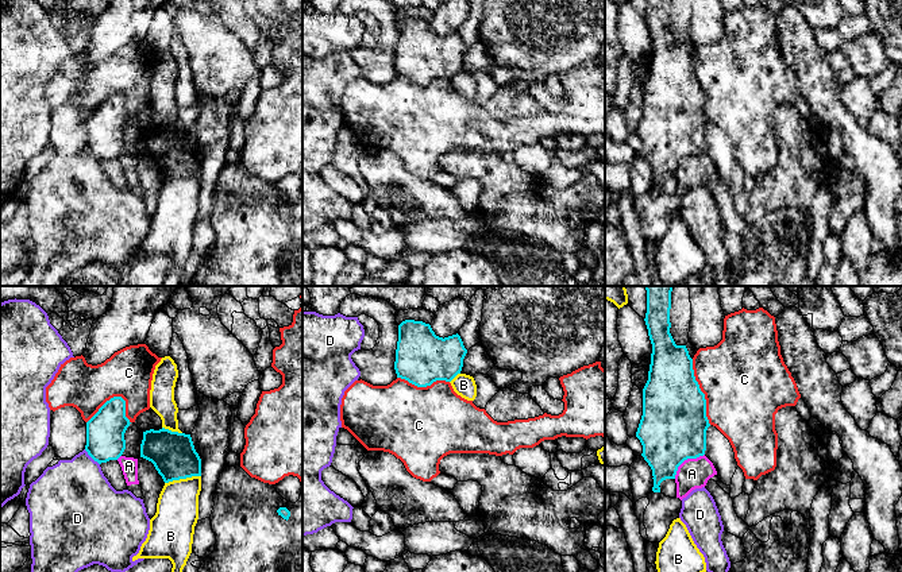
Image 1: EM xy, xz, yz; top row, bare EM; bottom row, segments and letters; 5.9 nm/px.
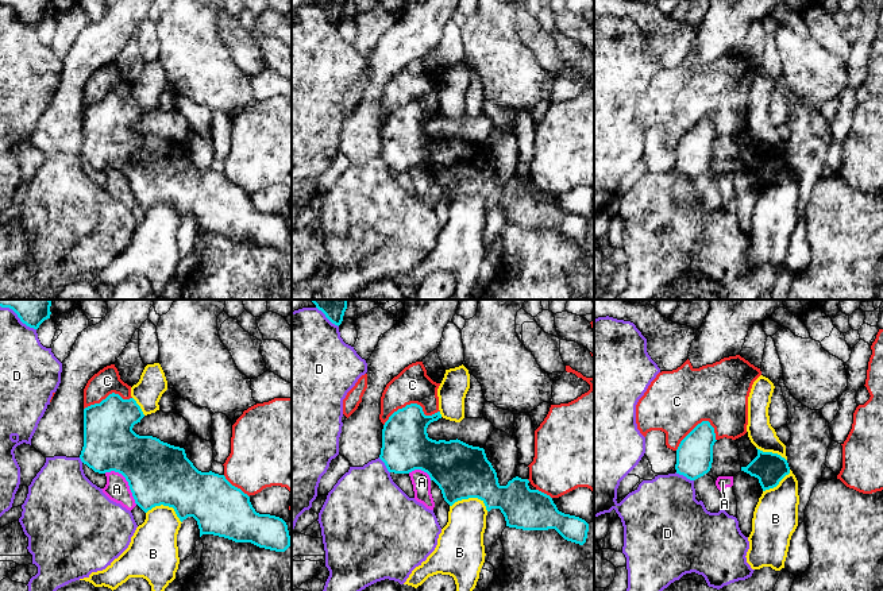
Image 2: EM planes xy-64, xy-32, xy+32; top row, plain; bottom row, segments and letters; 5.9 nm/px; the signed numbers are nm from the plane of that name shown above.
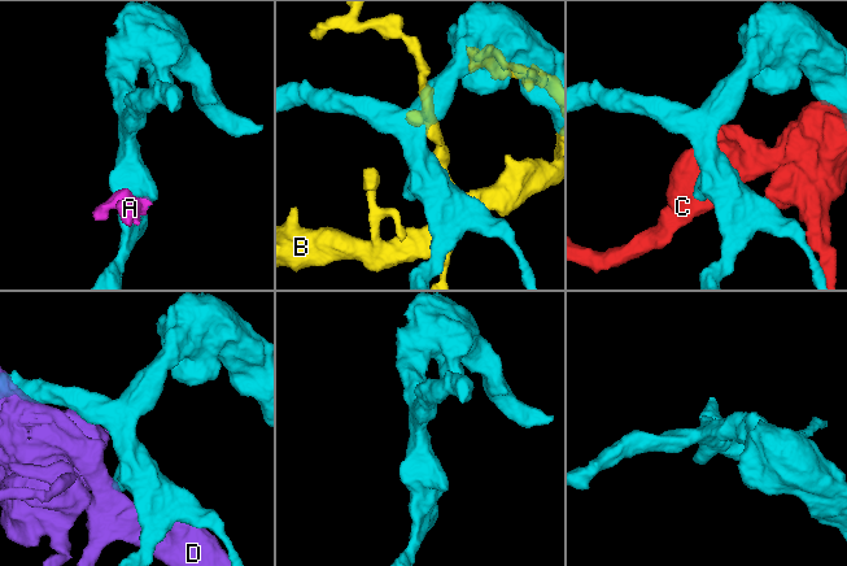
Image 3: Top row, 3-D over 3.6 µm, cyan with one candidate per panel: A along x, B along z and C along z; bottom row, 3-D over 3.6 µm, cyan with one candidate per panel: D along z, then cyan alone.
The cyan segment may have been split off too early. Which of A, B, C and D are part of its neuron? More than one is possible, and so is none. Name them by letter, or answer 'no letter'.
C

